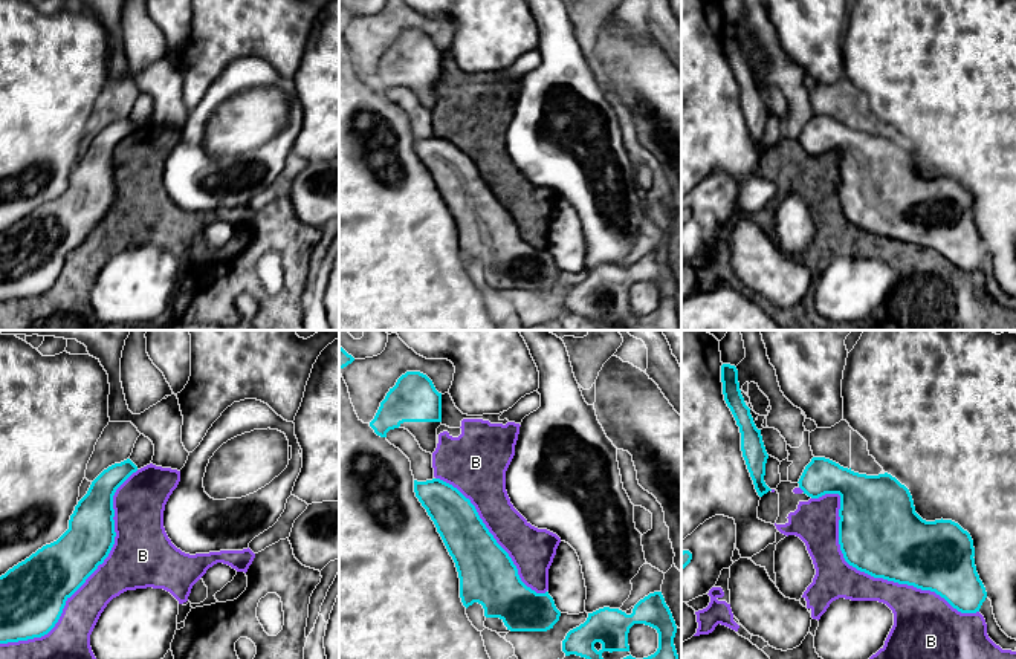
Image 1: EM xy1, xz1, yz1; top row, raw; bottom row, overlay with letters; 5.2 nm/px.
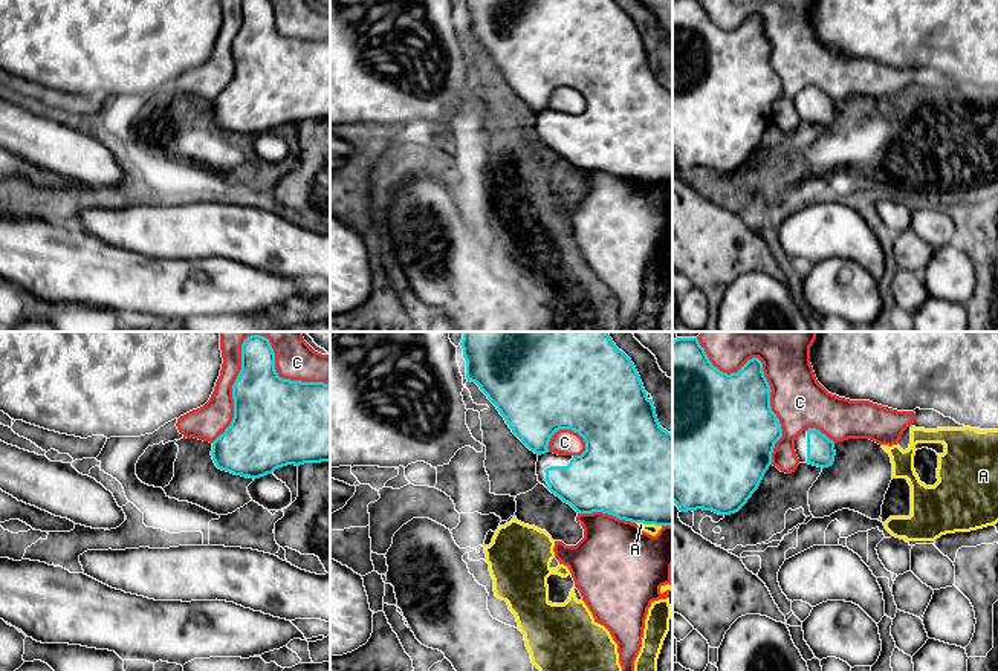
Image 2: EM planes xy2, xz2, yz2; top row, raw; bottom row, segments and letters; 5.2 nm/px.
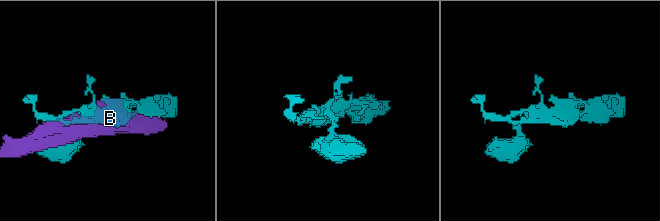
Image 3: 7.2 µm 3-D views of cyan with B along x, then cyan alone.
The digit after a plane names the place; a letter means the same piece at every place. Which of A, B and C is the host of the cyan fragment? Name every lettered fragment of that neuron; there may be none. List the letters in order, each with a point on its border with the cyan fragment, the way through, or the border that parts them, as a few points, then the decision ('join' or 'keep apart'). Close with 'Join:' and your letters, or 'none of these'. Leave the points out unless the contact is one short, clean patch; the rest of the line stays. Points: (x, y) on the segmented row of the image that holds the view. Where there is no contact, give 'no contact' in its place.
A: meets cyan in xz2 at (648, 523); border along xz2 (636, 521), (661, 526); keep apart
B: meets cyan in yz1 at (867, 572); keep apart
C: meets cyan in xy2 at (246, 338); join
Join: C

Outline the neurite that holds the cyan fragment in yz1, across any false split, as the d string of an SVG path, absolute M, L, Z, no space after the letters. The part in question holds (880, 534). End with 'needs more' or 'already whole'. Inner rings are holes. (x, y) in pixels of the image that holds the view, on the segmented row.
M813 457L798 483L804 494L811 498L819 498L825 494L840 495L839 544L843 558L849 566L874 578L883 578L898 584L914 586L921 590L935 592L961 613L979 612L987 598L987 592L976 572L973 558L975 547L970 534L952 520L923 520L915 512L909 489L895 477L888 472L878 476L859 474L830 459Z; already whole

